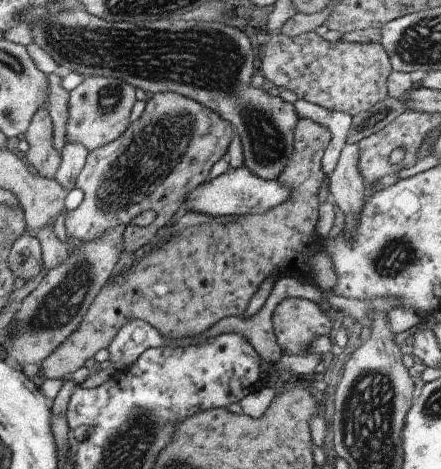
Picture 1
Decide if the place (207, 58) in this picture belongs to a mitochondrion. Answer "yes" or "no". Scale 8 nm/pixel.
yes

